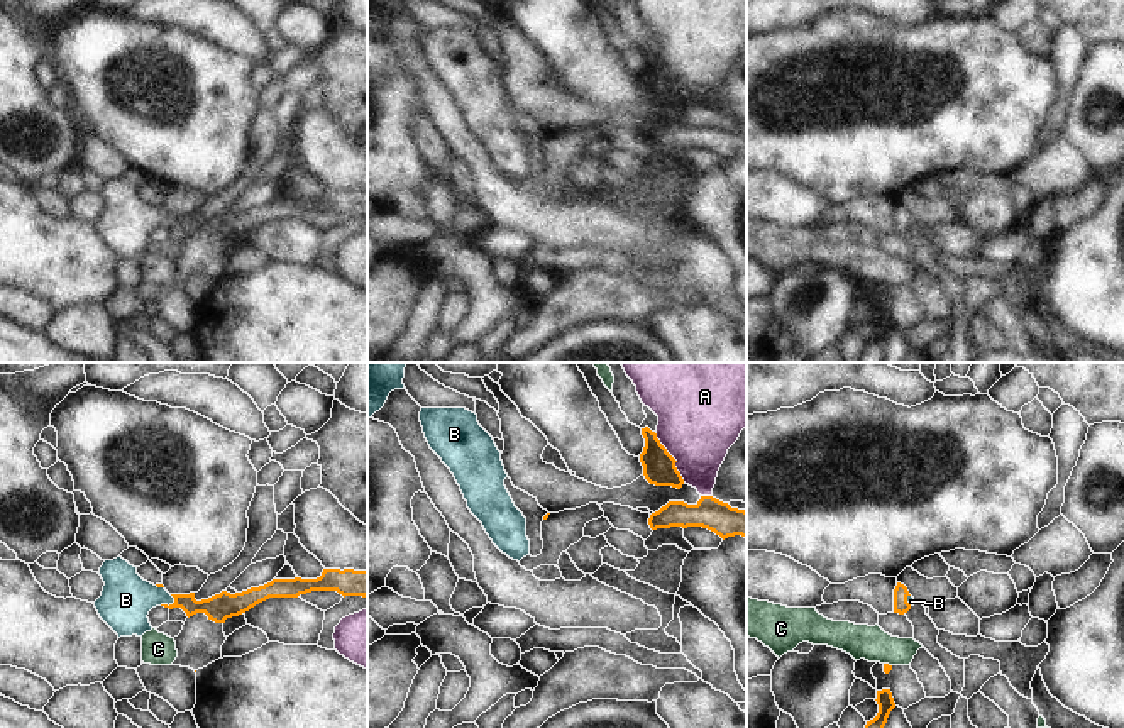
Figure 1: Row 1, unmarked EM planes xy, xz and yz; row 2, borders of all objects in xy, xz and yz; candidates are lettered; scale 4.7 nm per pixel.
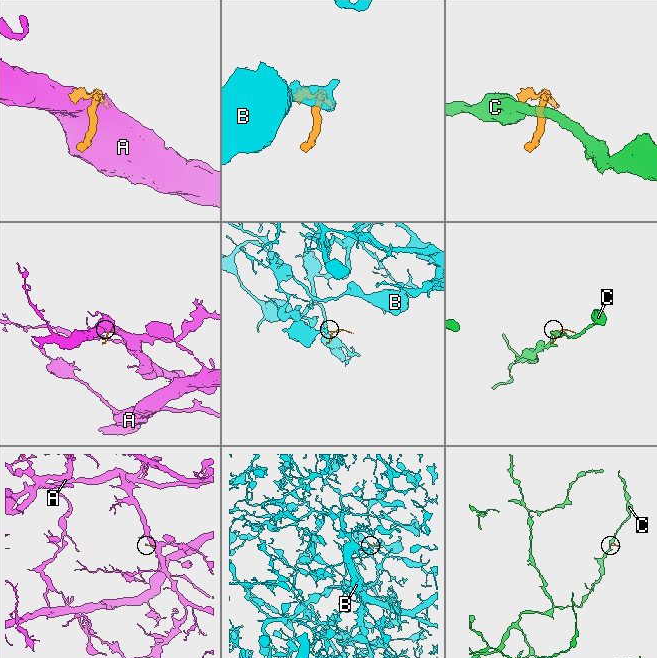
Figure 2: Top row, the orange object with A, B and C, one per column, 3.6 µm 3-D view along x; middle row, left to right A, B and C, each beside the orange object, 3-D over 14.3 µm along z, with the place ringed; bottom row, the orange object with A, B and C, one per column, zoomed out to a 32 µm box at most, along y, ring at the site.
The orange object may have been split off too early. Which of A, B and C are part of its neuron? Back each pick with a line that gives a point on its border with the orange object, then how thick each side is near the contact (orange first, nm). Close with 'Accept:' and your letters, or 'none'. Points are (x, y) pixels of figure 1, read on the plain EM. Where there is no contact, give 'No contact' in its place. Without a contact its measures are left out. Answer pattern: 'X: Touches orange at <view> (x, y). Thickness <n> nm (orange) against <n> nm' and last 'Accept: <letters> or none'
B: Touches orange at xy (166, 226). Thickness 120 nm (orange) against 240 nm
Accept: B.

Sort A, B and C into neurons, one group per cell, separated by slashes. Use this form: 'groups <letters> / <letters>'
groups A / B / C

